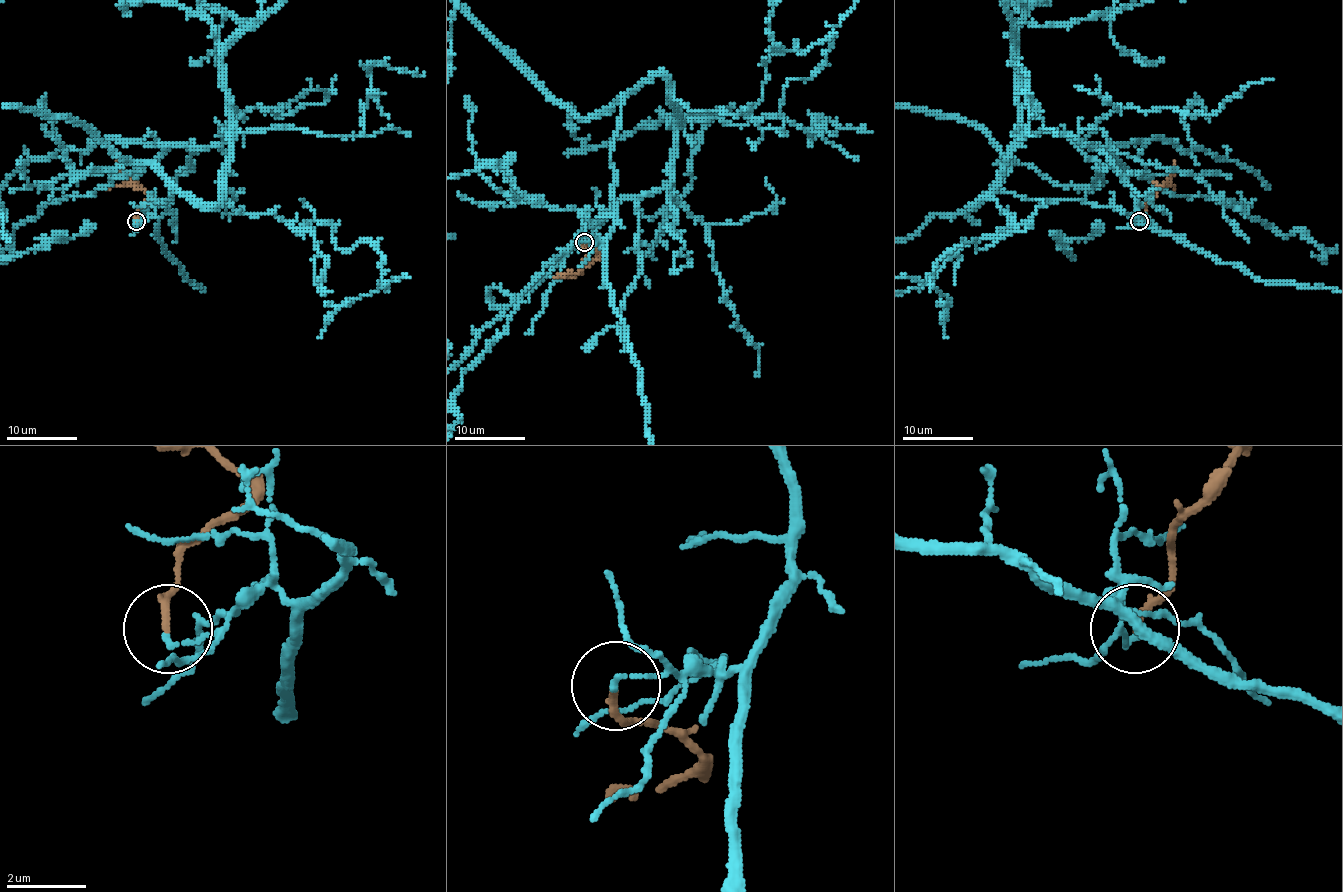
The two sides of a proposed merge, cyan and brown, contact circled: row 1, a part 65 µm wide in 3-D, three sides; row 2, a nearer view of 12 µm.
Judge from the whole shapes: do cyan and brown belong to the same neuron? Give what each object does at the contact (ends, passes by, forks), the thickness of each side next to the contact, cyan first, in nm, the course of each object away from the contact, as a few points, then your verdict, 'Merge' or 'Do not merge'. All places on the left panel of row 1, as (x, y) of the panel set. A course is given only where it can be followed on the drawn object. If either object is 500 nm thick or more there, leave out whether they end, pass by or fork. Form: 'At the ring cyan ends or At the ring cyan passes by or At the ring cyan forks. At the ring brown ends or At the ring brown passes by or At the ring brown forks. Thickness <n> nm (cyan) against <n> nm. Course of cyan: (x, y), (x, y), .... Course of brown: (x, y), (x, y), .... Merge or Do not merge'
At the ring cyan ends. At the ring brown ends. Thickness 120 nm (cyan) against 160 nm. Do not merge

